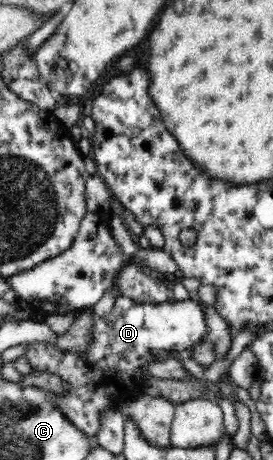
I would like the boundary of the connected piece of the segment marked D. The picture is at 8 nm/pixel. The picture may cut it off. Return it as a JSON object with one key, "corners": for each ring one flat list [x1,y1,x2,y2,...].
{"corners":[[119,295,110,313,95,316,90,327,92,340,84,350,64,352,51,342,34,342,24,345,22,354,30,365,30,374,48,372,67,383,60,394,42,387,38,389,42,389,64,417,89,439,100,432,103,414,136,394,142,382,150,378,148,367,162,361,156,356,157,352,163,350,170,354,185,350,198,340,204,340,206,335,202,307,190,299,150,305]]}

